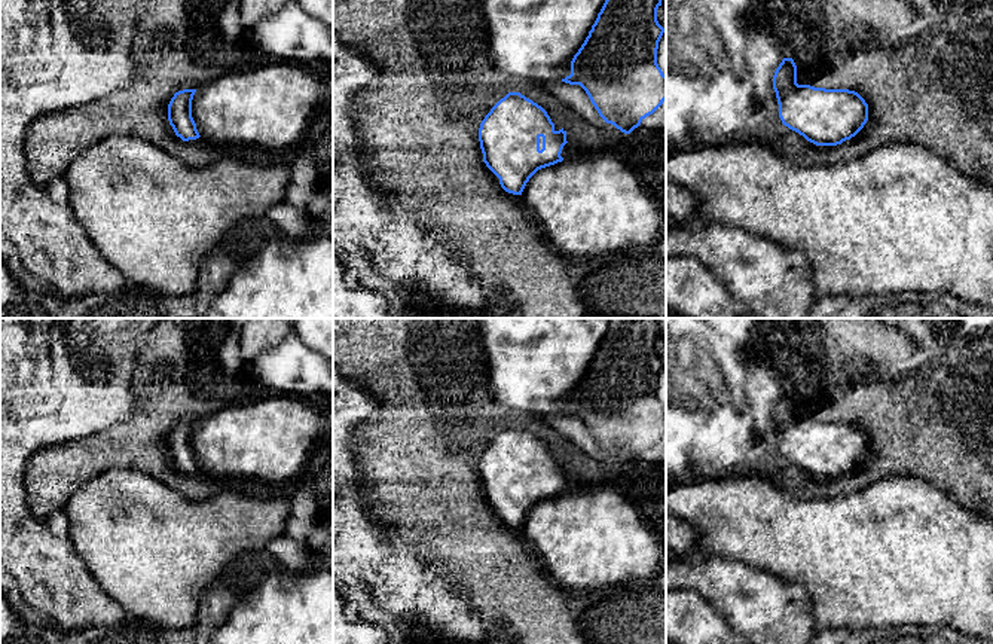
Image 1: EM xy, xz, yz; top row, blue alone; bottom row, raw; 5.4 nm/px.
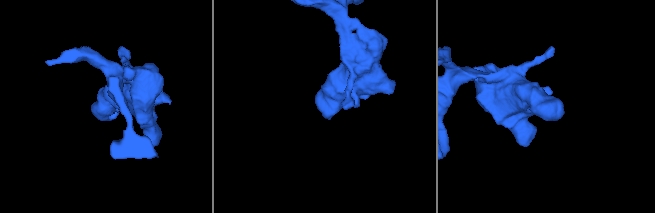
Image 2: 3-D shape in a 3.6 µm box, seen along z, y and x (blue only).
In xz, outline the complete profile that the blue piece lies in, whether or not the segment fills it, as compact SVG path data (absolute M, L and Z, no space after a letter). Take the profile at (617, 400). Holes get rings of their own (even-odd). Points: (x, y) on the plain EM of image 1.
M608 318L607 333L571 394L571 408L562 412L580 418L599 449L624 467L638 461L666 433L666 409L657 397L659 375L664 366L657 354L660 339L659 318Z

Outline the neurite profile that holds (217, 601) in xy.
M220 580L213 582L201 595L192 635L193 644L207 644L238 604L238 596Z

